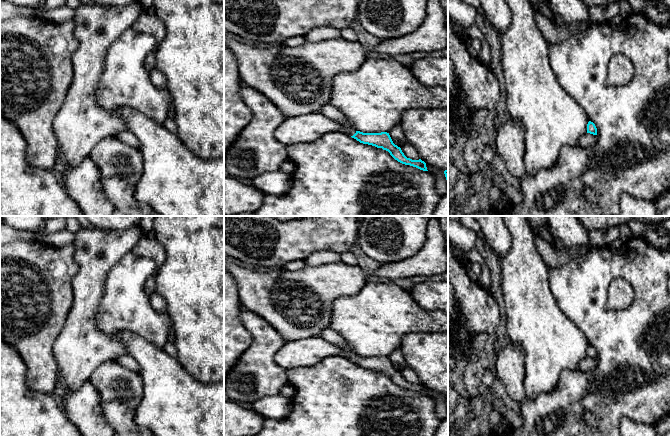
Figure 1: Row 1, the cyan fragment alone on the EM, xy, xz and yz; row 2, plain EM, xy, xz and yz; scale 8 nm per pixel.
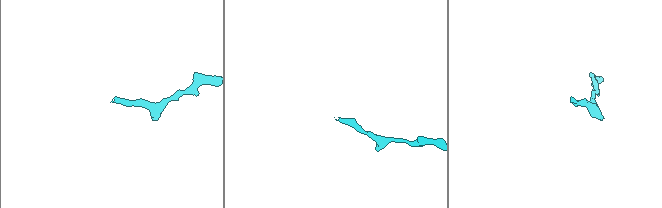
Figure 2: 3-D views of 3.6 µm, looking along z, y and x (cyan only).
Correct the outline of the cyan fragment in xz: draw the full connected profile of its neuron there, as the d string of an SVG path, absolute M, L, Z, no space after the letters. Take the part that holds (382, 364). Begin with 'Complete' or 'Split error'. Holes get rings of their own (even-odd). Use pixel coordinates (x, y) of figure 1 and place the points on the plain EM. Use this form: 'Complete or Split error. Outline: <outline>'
Split error. Outline: M319 336L285 342L275 354L274 361L280 367L289 370L298 367L311 367L318 364L327 356L335 355L348 358L360 367L382 372L388 375L395 384L402 388L428 395L426 387L421 383L412 384L407 382L401 372L393 367L389 357L363 357L349 354Z

